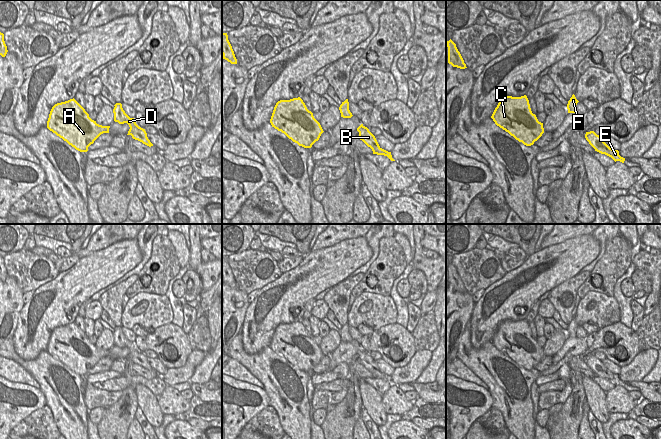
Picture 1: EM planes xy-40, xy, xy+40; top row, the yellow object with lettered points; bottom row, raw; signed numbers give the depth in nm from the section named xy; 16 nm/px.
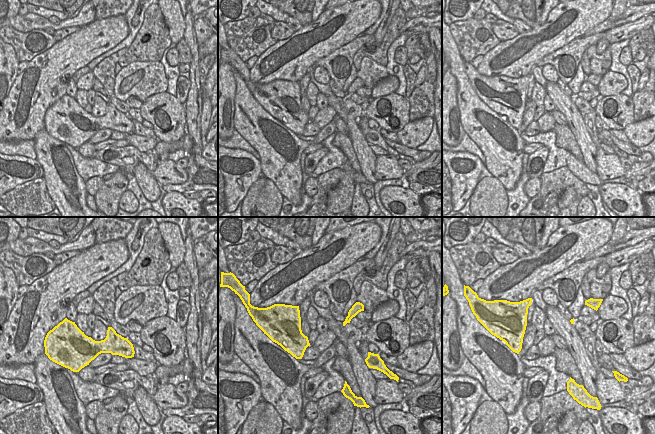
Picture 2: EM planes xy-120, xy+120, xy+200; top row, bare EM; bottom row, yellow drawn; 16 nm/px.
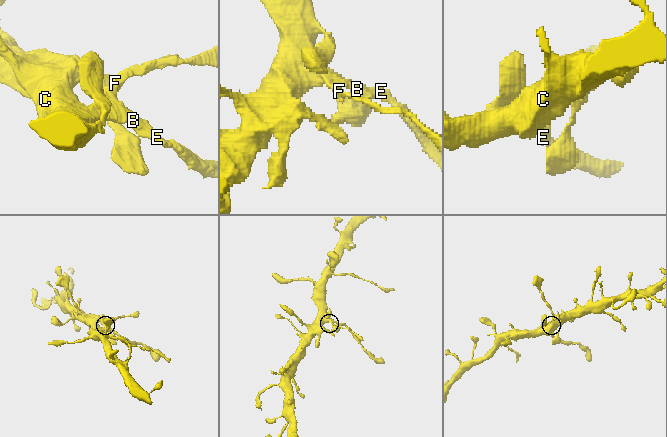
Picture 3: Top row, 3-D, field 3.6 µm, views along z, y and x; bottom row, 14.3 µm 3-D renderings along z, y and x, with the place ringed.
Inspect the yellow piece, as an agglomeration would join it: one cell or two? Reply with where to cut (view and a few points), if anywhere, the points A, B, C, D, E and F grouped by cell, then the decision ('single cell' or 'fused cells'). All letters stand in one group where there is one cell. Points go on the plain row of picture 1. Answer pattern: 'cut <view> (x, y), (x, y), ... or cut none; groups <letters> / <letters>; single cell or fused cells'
cut none; groups A B C D E F; single cell

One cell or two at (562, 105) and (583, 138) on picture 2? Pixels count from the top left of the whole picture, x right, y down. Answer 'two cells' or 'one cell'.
one cell

